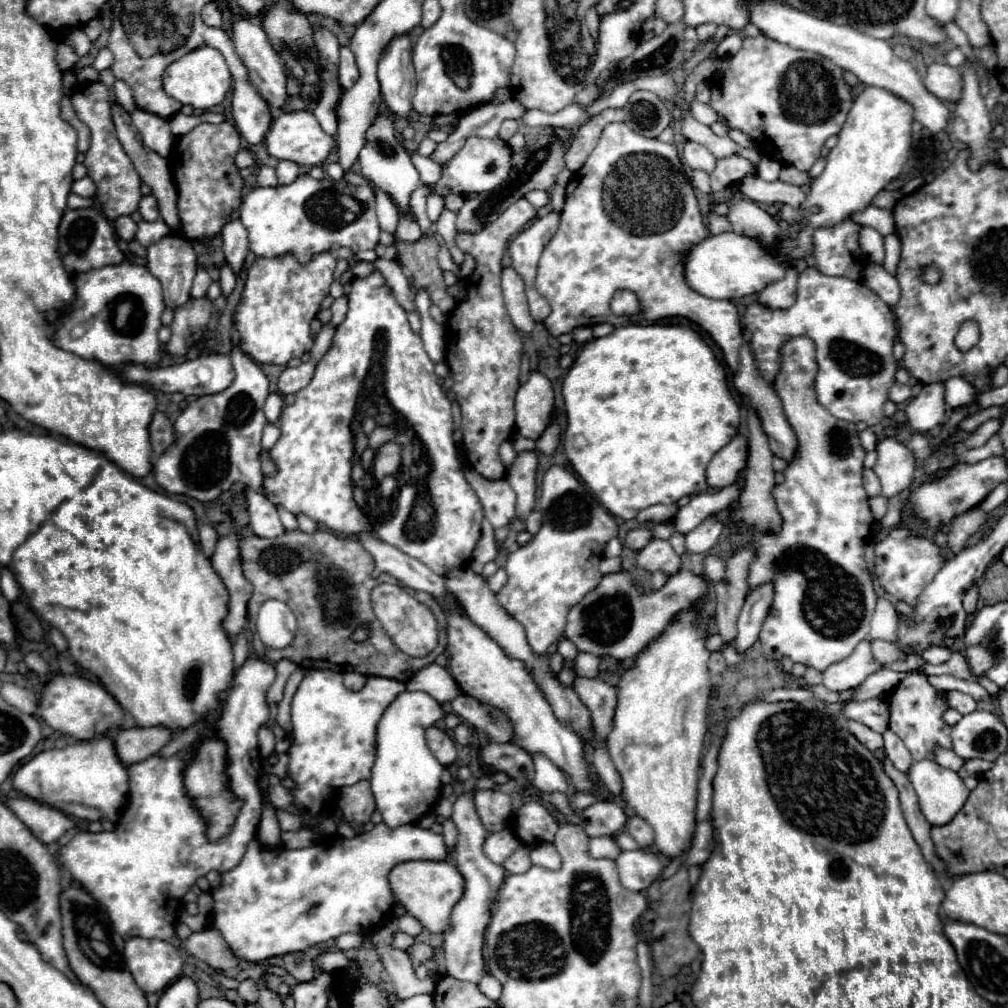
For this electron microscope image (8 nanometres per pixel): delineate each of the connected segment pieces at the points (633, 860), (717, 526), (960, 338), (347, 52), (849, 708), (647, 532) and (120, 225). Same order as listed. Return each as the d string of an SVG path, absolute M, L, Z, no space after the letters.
M643 849L621 851L615 863L617 863L619 879L629 891L647 891L649 885L663 871L663 863L659 855Z
M707 517L697 529L693 529L685 535L687 553L707 553L715 545L721 529L723 529L723 525L715 517L711 517L711 519Z
M967 321L961 325L957 337L955 337L955 345L961 349L961 351L967 351L971 349L975 343L979 341L979 329L973 321Z
M341 47L341 61L339 61L339 83L341 87L349 89L355 85L359 77L359 69L355 63L355 55L349 47Z
M875 697L875 699L863 701L863 703L849 701L849 703L845 703L843 713L847 719L859 721L877 733L885 733L885 729L887 729L887 715L889 713L887 713L885 697Z
M639 527L639 529L629 531L629 535L627 535L627 539L625 539L625 545L627 545L629 549L633 549L633 551L639 551L639 549L643 549L651 539L653 539L651 529L649 529L649 527Z
M129 215L117 217L117 219L115 219L115 231L117 231L117 235L119 235L121 239L131 241L131 239L135 237L135 233L137 233L137 223L135 223Z

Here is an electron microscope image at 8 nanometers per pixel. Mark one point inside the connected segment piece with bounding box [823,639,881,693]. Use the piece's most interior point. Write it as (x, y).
(847, 674)

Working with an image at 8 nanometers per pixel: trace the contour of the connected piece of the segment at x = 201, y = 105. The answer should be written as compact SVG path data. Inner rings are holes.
M199 47L187 53L185 57L173 61L165 73L163 73L163 89L169 97L177 99L183 105L191 105L193 109L207 111L215 105L219 105L227 91L231 89L231 75L227 69L227 63L223 55L213 47Z

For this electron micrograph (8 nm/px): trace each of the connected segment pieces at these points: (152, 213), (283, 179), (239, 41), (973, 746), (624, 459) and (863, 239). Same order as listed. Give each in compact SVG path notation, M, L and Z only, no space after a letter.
M147 195L147 197L141 199L139 213L143 215L145 221L157 221L157 219L161 219L161 213L159 213L159 207L157 207L157 199L153 195Z
M279 161L277 165L277 177L279 177L279 183L281 185L287 185L287 183L293 183L299 175L299 165L293 163L293 161Z
M241 19L233 23L233 43L235 43L235 51L241 57L241 61L245 63L245 67L249 69L249 77L251 83L259 89L259 93L263 95L263 99L275 107L275 109L283 109L289 103L289 95L287 95L287 75L285 75L285 67L281 65L279 55L275 53L273 45L269 43L267 33L261 29L261 25L257 25L255 21L249 19Z
M973 711L969 715L965 715L957 725L953 725L951 731L951 739L953 739L953 751L961 757L961 759L987 759L987 761L995 761L1001 753L1007 751L1007 727L1001 721L999 715L991 713L991 711Z
M625 325L625 327L617 327L607 337L589 341L579 353L579 357L575 359L573 367L569 369L563 381L563 399L565 399L565 411L567 411L567 429L563 437L565 455L571 461L574 472L593 491L591 493L599 499L599 503L611 515L621 519L633 519L637 511L655 503L677 503L685 495L703 493L707 489L707 481L705 481L707 463L721 447L725 447L737 435L737 427L739 427L739 405L735 403L727 387L725 369L715 359L715 353L701 339L701 335L687 325Z
M863 227L859 233L859 245L863 253L873 261L881 263L883 261L883 237L879 235L877 229L873 227Z

